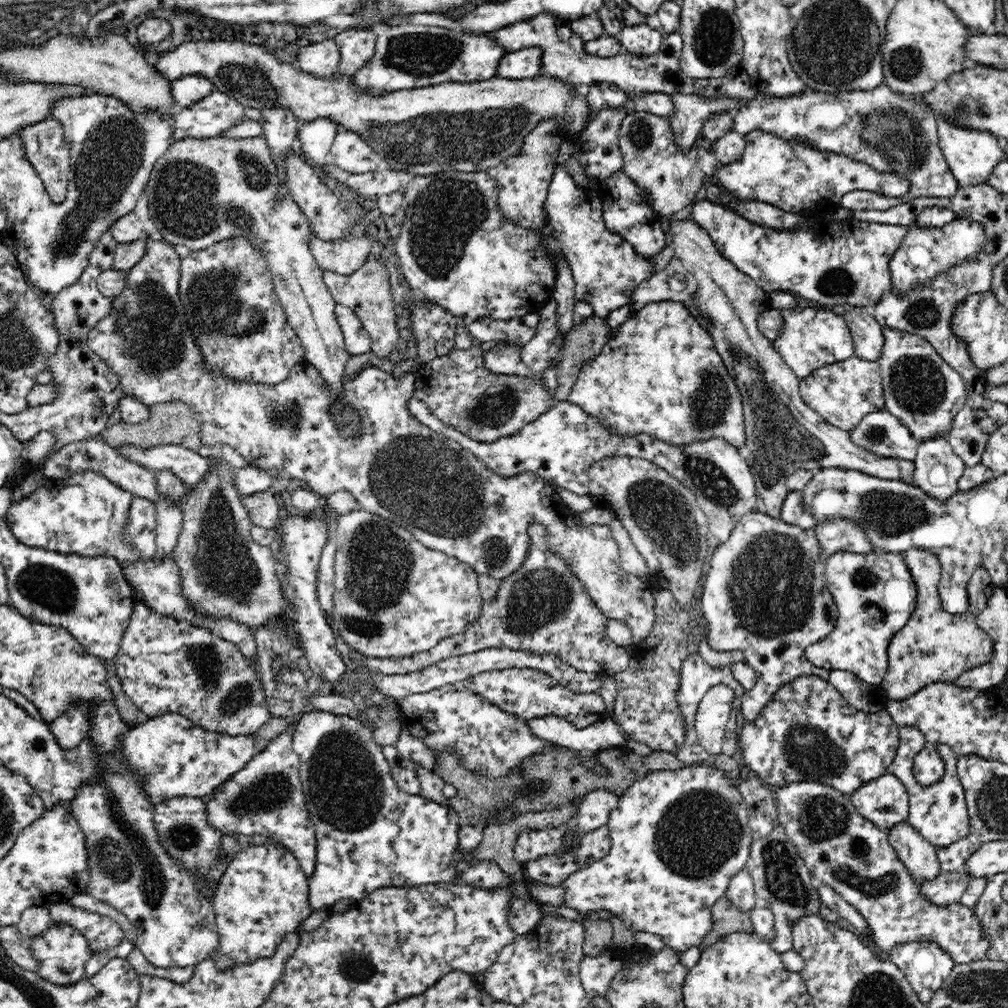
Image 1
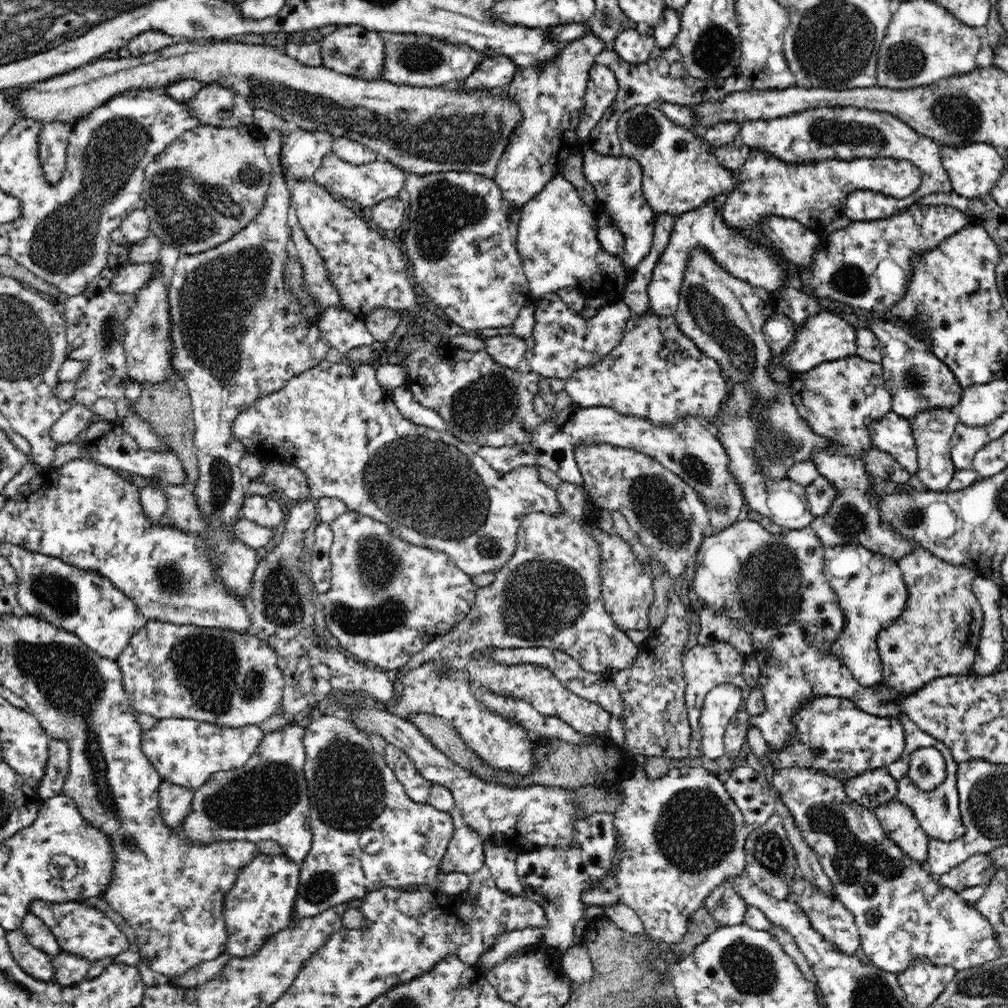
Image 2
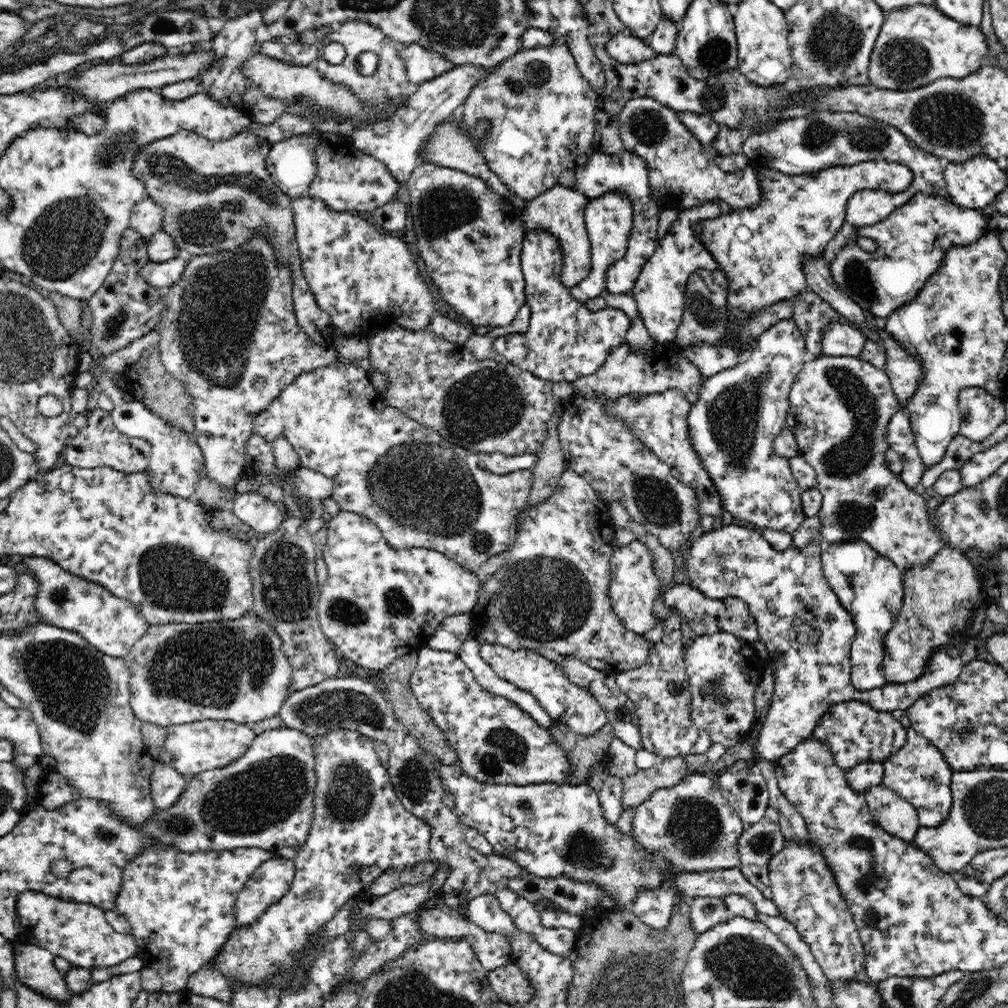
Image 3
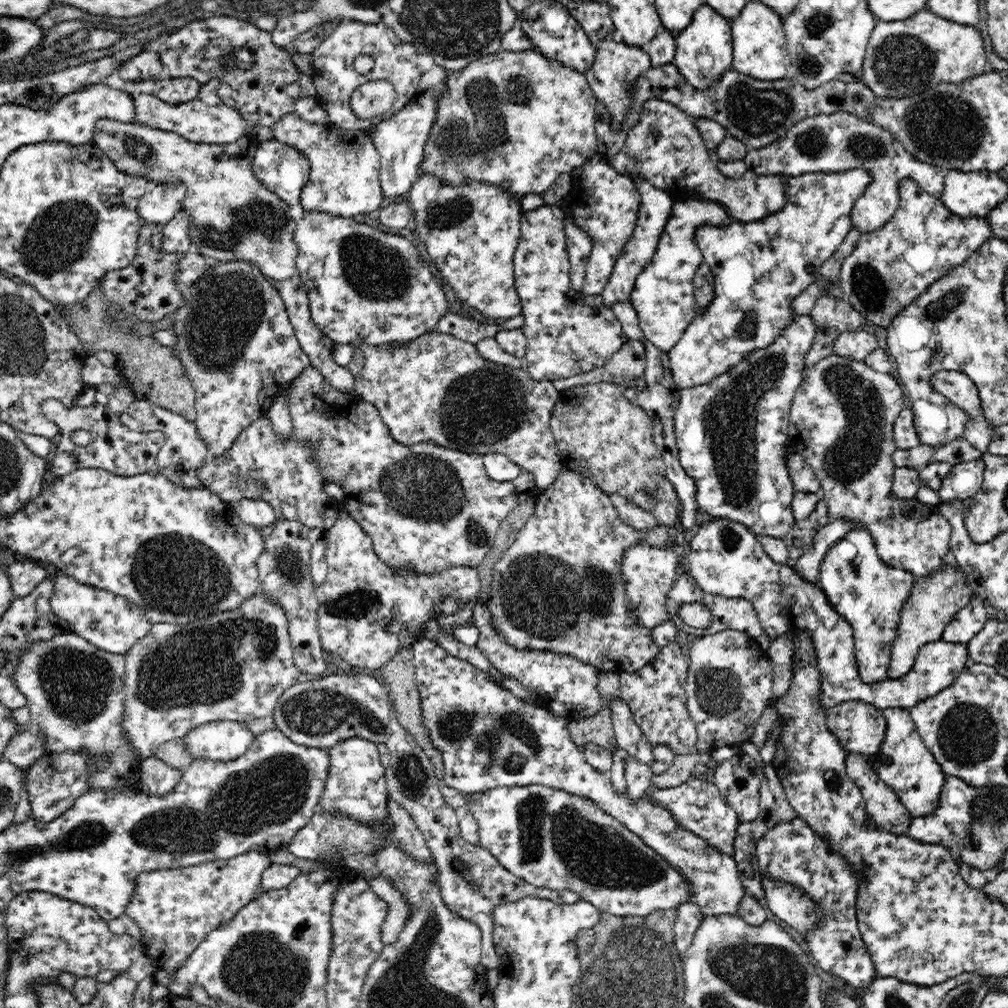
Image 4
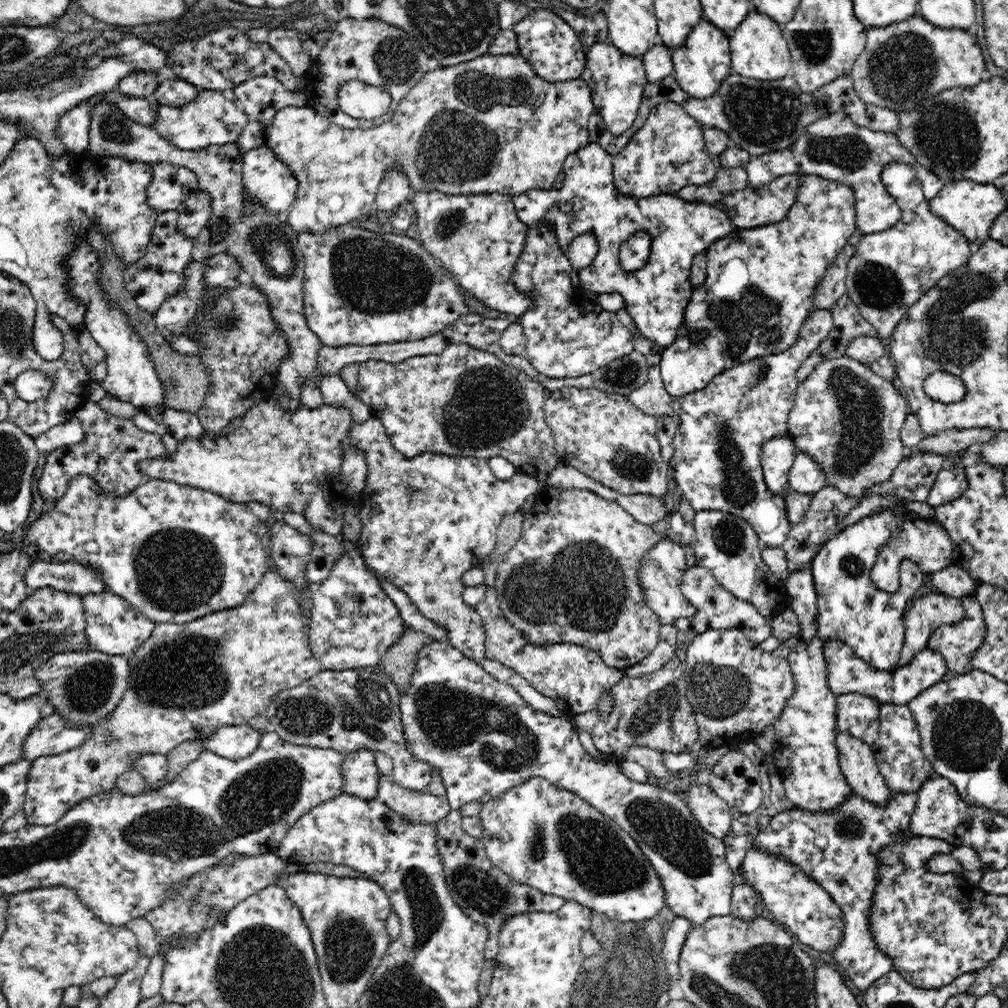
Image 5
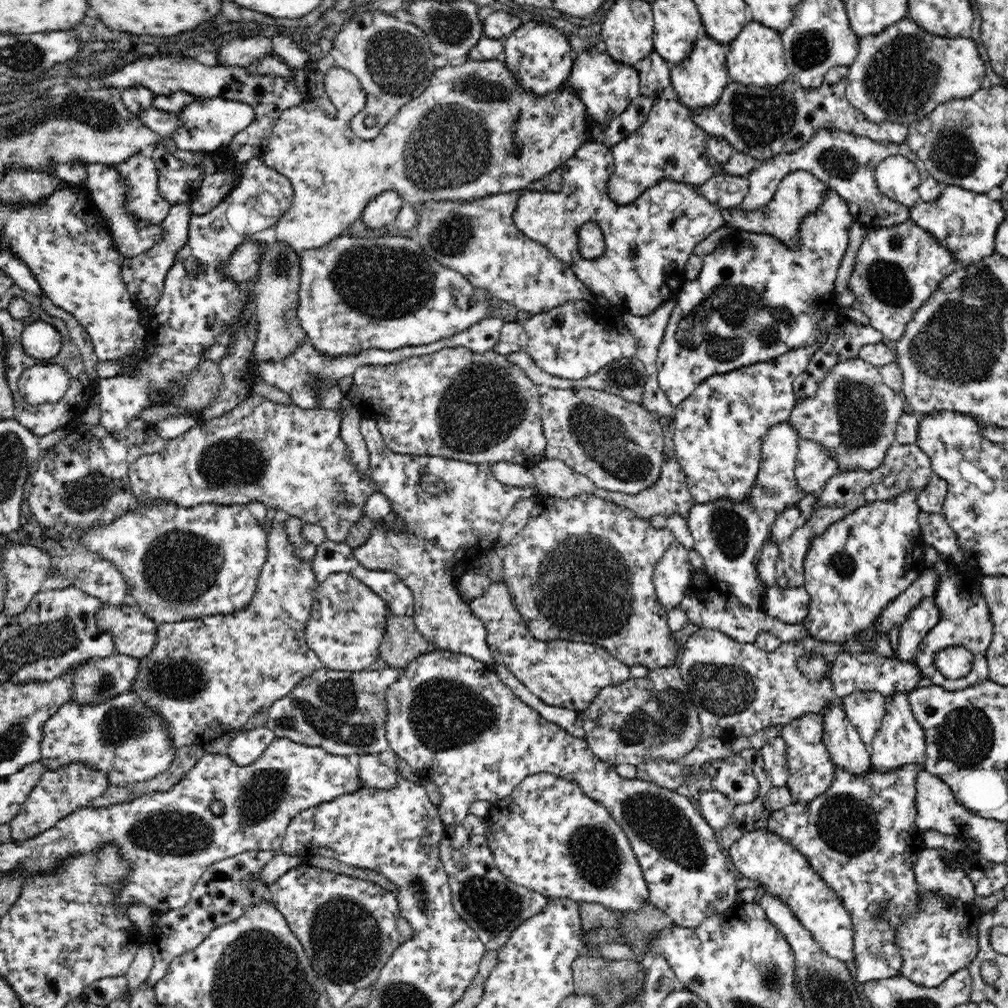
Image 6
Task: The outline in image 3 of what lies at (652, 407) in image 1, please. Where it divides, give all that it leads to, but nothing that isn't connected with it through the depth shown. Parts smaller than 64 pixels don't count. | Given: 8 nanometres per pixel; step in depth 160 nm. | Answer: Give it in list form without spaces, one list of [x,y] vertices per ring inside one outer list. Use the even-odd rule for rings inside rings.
[[[668,343],[657,345],[649,353],[634,353],[630,347],[624,344],[617,346],[608,355],[606,362],[590,376],[577,378],[573,381],[573,391],[579,392],[582,396],[595,394],[600,398],[611,398],[617,400],[626,394],[658,394],[669,389],[678,389],[688,399],[688,402],[696,402],[696,396],[700,386],[703,384],[702,375],[698,367],[692,365],[688,359],[680,354],[681,345]]]

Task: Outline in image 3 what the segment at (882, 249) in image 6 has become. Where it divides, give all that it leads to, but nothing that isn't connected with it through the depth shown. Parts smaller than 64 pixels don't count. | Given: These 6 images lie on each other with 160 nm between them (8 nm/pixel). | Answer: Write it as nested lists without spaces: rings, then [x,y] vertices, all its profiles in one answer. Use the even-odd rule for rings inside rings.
[[[918,192],[899,209],[894,210],[883,221],[872,226],[857,228],[857,234],[876,241],[876,252],[864,252],[857,244],[846,246],[829,264],[833,279],[863,311],[878,318],[887,318],[904,303],[910,302],[922,290],[928,279],[937,272],[944,255],[950,248],[966,248],[985,235],[989,222],[980,210],[956,206],[948,198]]]

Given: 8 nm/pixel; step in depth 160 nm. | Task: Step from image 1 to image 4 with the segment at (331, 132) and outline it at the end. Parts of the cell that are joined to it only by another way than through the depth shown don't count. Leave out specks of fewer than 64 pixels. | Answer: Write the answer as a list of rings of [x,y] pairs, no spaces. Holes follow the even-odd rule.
[[[270,139],[259,144],[252,168],[261,186],[290,206],[299,203],[310,173],[310,162],[304,154]]]

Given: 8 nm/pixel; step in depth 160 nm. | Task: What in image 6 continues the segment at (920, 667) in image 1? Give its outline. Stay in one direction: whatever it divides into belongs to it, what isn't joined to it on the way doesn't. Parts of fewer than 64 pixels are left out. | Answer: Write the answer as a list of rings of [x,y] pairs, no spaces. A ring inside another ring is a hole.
[[[932,597],[924,598],[910,610],[900,626],[900,635],[896,646],[896,657],[900,661],[912,661],[919,652],[924,635],[939,622],[939,611]]]

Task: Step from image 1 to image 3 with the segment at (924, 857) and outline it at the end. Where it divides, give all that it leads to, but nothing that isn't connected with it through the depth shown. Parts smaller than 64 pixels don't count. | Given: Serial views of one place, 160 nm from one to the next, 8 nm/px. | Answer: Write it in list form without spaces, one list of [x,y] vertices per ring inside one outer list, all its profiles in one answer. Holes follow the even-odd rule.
[[[880,784],[866,788],[862,795],[878,825],[892,836],[914,843],[916,830],[921,824],[916,809],[907,800]]]

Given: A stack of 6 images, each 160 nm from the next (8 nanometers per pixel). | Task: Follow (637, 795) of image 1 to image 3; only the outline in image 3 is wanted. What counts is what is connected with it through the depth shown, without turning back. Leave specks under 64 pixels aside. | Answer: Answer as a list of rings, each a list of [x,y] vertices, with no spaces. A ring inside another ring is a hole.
[[[689,772],[672,788],[657,788],[637,806],[633,818],[633,830],[637,843],[648,852],[657,850],[670,863],[672,871],[725,870],[740,866],[738,840],[745,824],[721,793],[718,783],[702,773]],[[666,883],[659,889],[652,889],[651,891],[642,891],[632,904],[631,910],[633,910],[639,919],[655,928],[656,930],[662,930],[668,926],[668,918],[670,918],[670,912],[672,912],[672,906],[676,902],[685,902],[677,898],[676,891],[670,889]]]

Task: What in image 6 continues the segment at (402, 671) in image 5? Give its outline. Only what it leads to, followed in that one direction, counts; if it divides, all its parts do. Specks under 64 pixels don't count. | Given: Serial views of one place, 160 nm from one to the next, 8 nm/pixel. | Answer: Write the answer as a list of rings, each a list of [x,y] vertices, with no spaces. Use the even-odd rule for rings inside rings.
[[[388,610],[385,630],[380,642],[379,658],[388,667],[403,670],[418,656],[430,654],[439,648],[416,629],[412,617],[396,615]]]

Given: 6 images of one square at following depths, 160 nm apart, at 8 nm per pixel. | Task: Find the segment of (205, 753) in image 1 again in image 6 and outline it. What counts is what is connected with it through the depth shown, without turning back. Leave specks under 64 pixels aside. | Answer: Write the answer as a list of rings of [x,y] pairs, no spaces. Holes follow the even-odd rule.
[[[258,726],[255,730],[248,730],[248,732],[240,732],[232,738],[227,755],[238,766],[248,766],[264,754],[275,737],[272,730],[265,726]]]

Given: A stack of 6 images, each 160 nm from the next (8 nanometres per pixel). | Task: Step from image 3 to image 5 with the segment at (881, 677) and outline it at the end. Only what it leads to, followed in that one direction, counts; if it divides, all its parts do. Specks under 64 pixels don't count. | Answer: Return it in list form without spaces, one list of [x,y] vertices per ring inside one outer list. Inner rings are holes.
[[[905,505],[884,508],[872,516],[862,516],[856,524],[837,530],[820,547],[811,560],[810,573],[814,579],[816,600],[816,635],[826,641],[842,641],[852,648],[870,667],[892,670],[899,666],[905,638],[903,622],[908,601],[921,590],[926,574],[909,558],[899,566],[899,588],[896,592],[879,590],[870,578],[879,552],[908,522]]]

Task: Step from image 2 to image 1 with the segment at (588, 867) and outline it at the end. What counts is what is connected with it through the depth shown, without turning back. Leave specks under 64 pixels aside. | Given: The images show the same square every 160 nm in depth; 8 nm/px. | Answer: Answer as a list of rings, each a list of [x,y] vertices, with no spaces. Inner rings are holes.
[[[606,824],[596,828],[596,830],[588,830],[582,834],[564,834],[562,836],[562,849],[564,852],[560,854],[544,854],[538,856],[535,860],[522,864],[523,875],[534,883],[542,883],[548,886],[560,886],[571,874],[574,874],[582,866],[590,866],[594,862],[598,862],[609,853],[611,847],[611,836],[609,828]]]

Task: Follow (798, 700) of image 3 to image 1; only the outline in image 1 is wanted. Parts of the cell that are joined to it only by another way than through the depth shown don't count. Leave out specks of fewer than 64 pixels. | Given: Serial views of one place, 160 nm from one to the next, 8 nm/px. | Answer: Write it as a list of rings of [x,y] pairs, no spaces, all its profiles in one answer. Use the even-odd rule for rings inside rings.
[[[754,511],[745,514],[732,528],[728,540],[720,542],[711,552],[710,568],[702,592],[702,613],[710,627],[707,641],[716,651],[742,651],[745,662],[756,671],[756,684],[746,690],[741,698],[740,711],[746,724],[752,724],[759,718],[759,714],[780,687],[790,686],[794,679],[800,677],[818,677],[828,681],[854,708],[866,714],[880,712],[889,703],[888,695],[881,685],[868,684],[848,670],[814,667],[805,658],[805,651],[811,644],[826,638],[837,624],[838,609],[825,579],[827,556],[814,534],[814,529],[800,528],[780,518],[774,519],[766,513]]]

